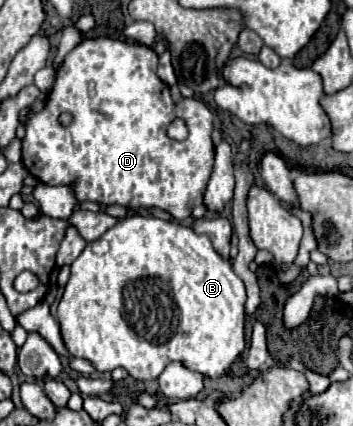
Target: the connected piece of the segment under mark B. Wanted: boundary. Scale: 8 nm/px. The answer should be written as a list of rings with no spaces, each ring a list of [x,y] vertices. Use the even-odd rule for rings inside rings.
[[[132,215],[132,217],[124,217],[120,219],[110,231],[106,231],[100,240],[88,243],[86,249],[78,255],[78,259],[72,263],[72,273],[70,279],[66,283],[64,295],[58,303],[58,311],[56,311],[56,319],[60,323],[60,333],[64,339],[64,345],[68,349],[68,353],[72,357],[80,357],[86,359],[94,365],[96,371],[100,373],[110,373],[116,367],[122,367],[128,371],[130,377],[134,377],[136,381],[154,381],[160,377],[160,373],[174,361],[182,363],[184,367],[188,367],[190,371],[198,371],[204,377],[210,379],[218,379],[220,375],[224,375],[232,363],[238,359],[238,355],[244,351],[246,343],[244,343],[244,303],[246,303],[246,291],[244,291],[244,283],[242,279],[232,271],[230,261],[220,257],[208,235],[198,235],[194,233],[190,227],[180,225],[178,221],[164,221],[158,217],[144,217],[144,215]]]

